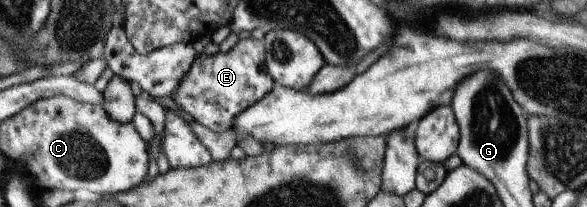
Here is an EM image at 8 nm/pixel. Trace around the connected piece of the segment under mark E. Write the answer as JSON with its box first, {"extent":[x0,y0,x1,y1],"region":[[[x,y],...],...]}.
{"extent":[171,37,274,132],"region":[[[250,37],[239,39],[228,52],[197,55],[192,67],[183,76],[181,86],[173,91],[171,97],[179,109],[185,110],[205,128],[213,132],[225,132],[232,128],[237,113],[261,100],[274,83],[266,67],[264,41]]]}

